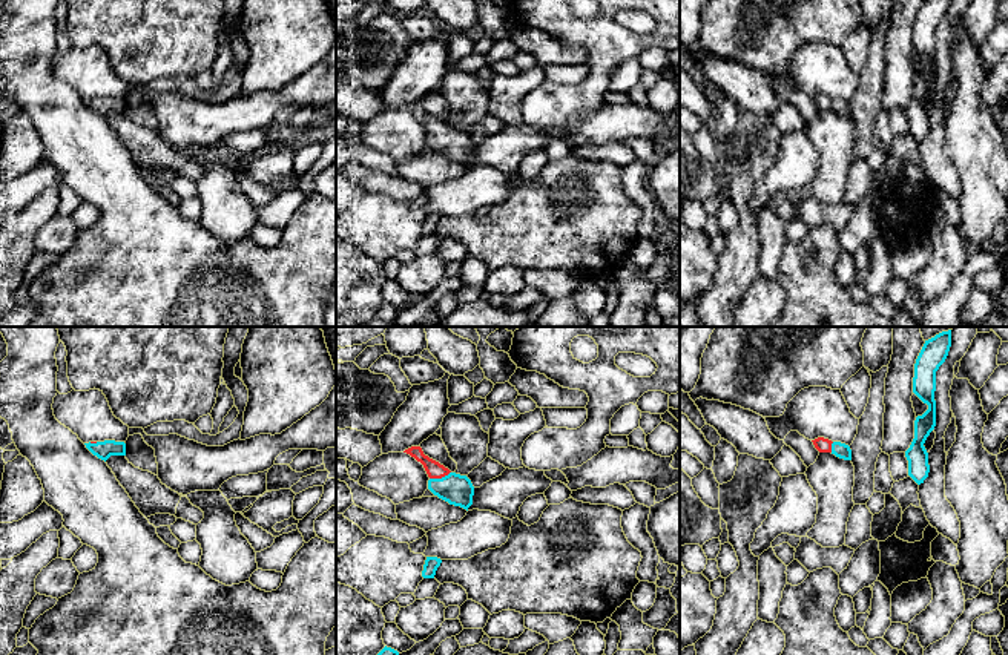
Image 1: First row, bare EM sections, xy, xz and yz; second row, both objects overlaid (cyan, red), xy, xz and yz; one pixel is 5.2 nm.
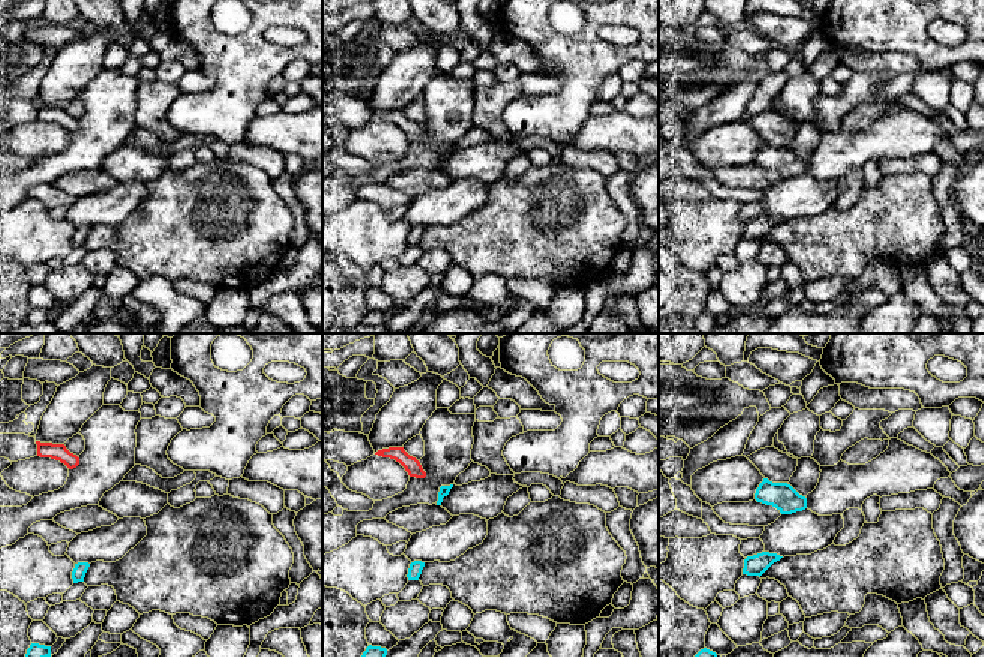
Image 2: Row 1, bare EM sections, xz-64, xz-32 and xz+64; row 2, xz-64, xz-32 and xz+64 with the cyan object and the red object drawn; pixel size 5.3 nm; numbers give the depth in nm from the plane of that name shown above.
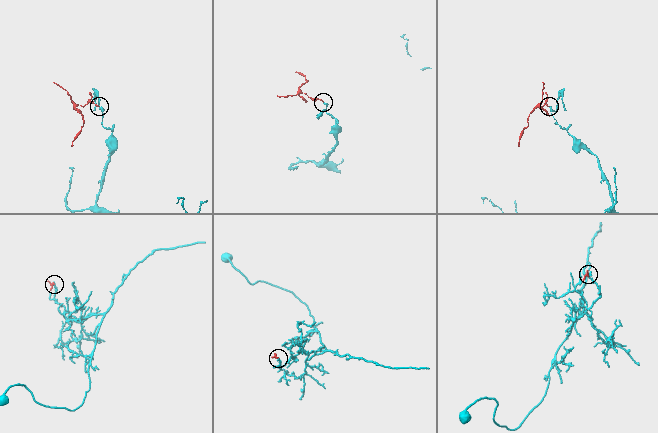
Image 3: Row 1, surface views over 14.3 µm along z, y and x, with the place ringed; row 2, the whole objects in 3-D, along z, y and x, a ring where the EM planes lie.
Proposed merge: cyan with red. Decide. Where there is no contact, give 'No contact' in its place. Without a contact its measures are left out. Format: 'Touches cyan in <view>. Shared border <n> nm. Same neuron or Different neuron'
Touches cyan in xz. Shared border 120 nm. Same neuron

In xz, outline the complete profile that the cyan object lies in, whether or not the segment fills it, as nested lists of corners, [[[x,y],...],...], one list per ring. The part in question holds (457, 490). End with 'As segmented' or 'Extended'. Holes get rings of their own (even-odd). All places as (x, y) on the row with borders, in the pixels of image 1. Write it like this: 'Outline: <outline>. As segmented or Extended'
Outline: [[[411,446],[404,453],[420,462],[430,477],[428,489],[450,505],[460,506],[468,511],[473,505],[474,486],[466,476],[451,472],[439,462],[423,454],[420,446]]]. Extended

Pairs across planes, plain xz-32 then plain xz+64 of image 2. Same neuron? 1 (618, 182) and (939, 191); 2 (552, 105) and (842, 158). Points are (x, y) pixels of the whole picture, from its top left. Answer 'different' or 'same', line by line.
1: same
2: different

